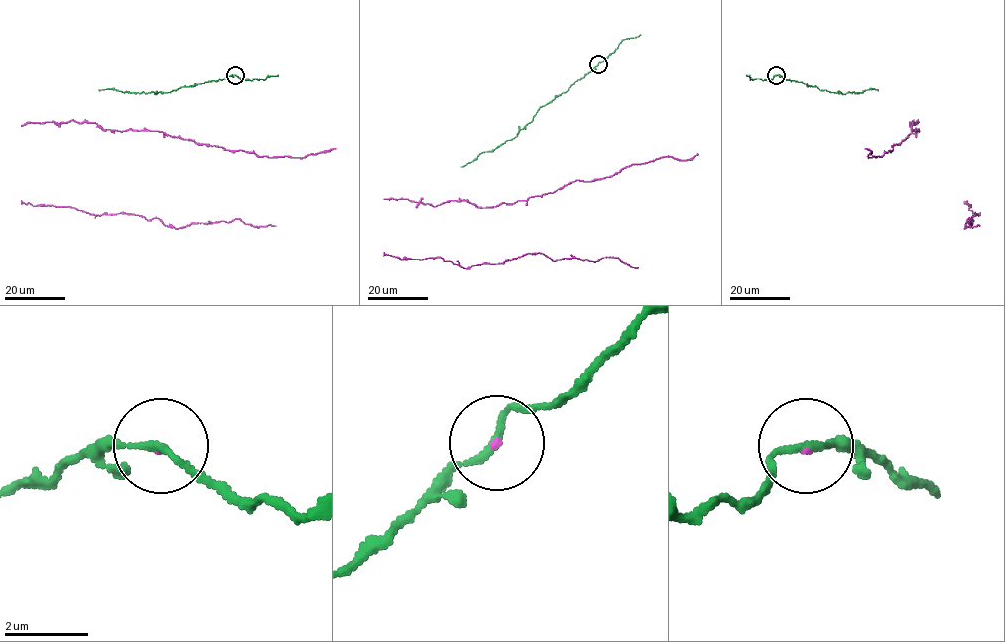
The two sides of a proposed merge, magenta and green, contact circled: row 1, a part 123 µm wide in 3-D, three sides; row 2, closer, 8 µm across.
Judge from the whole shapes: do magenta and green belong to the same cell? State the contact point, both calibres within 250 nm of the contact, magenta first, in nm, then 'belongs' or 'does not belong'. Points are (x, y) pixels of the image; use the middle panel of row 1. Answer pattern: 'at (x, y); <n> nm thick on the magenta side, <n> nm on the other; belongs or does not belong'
at (598, 64); 70 nm thick on the magenta side, 160 nm on the other; belongs

